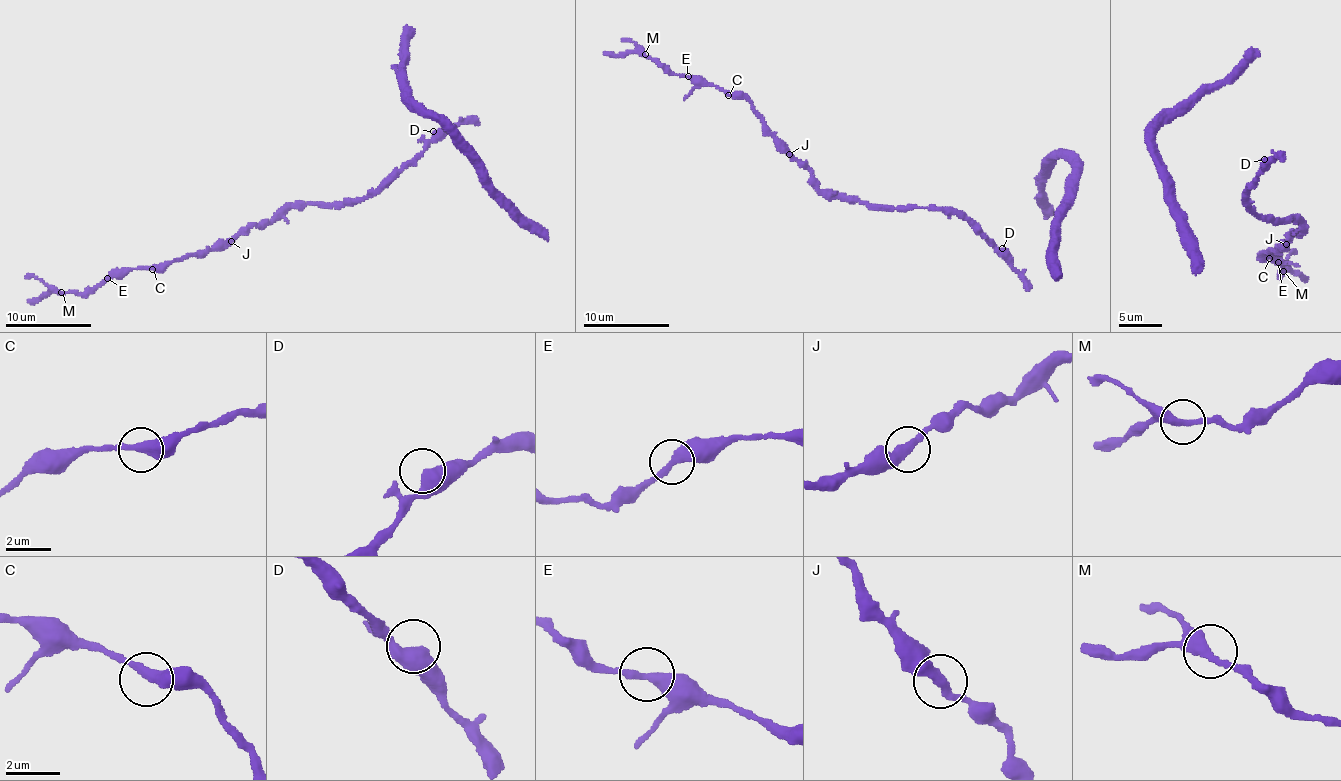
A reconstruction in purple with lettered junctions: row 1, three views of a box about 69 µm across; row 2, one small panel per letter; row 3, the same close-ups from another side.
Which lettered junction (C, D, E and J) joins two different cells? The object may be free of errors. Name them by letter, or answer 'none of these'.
none of these

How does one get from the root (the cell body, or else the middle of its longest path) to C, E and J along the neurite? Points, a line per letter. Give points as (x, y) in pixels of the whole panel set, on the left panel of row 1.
C: (387, 180), (362, 198), (332, 204), (291, 205), (270, 222), (255, 225), (204, 253), (188, 254), (152, 269)
E: (387, 180), (362, 198), (291, 205), (270, 222), (204, 253), (188, 254), (158, 267), (118, 270), (107, 278)
J: (387, 180), (362, 198), (332, 204), (291, 205), (270, 222), (255, 225), (231, 241)

